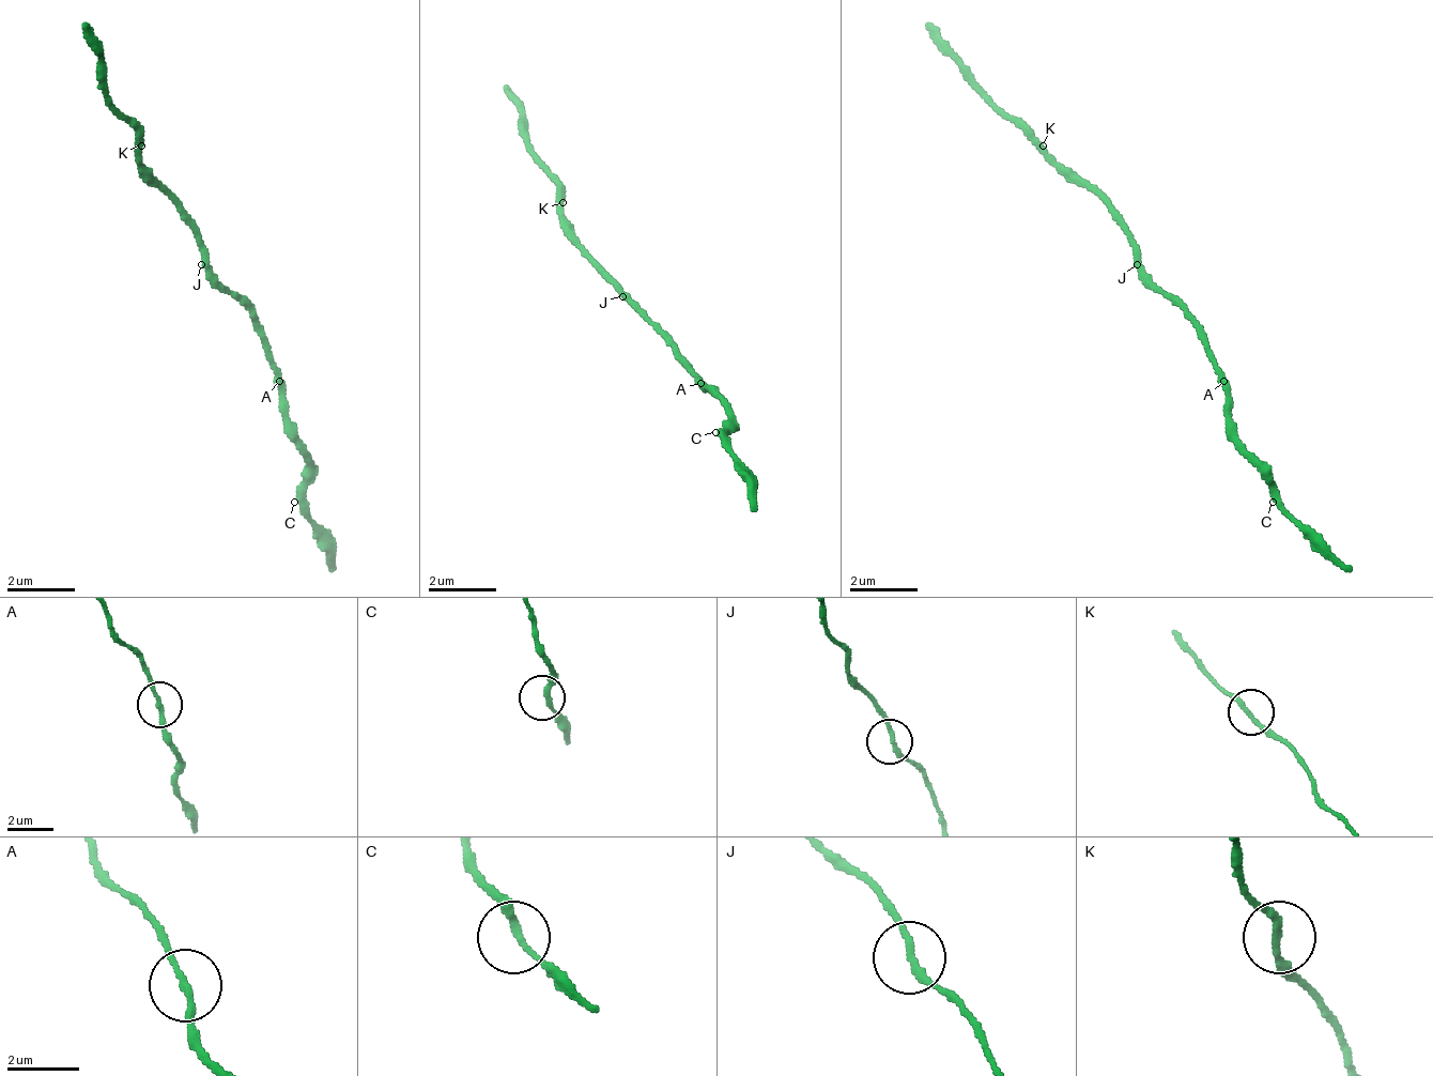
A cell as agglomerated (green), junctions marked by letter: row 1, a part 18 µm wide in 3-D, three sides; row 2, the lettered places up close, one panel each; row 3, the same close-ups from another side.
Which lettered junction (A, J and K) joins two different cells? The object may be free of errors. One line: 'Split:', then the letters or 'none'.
Split: none

